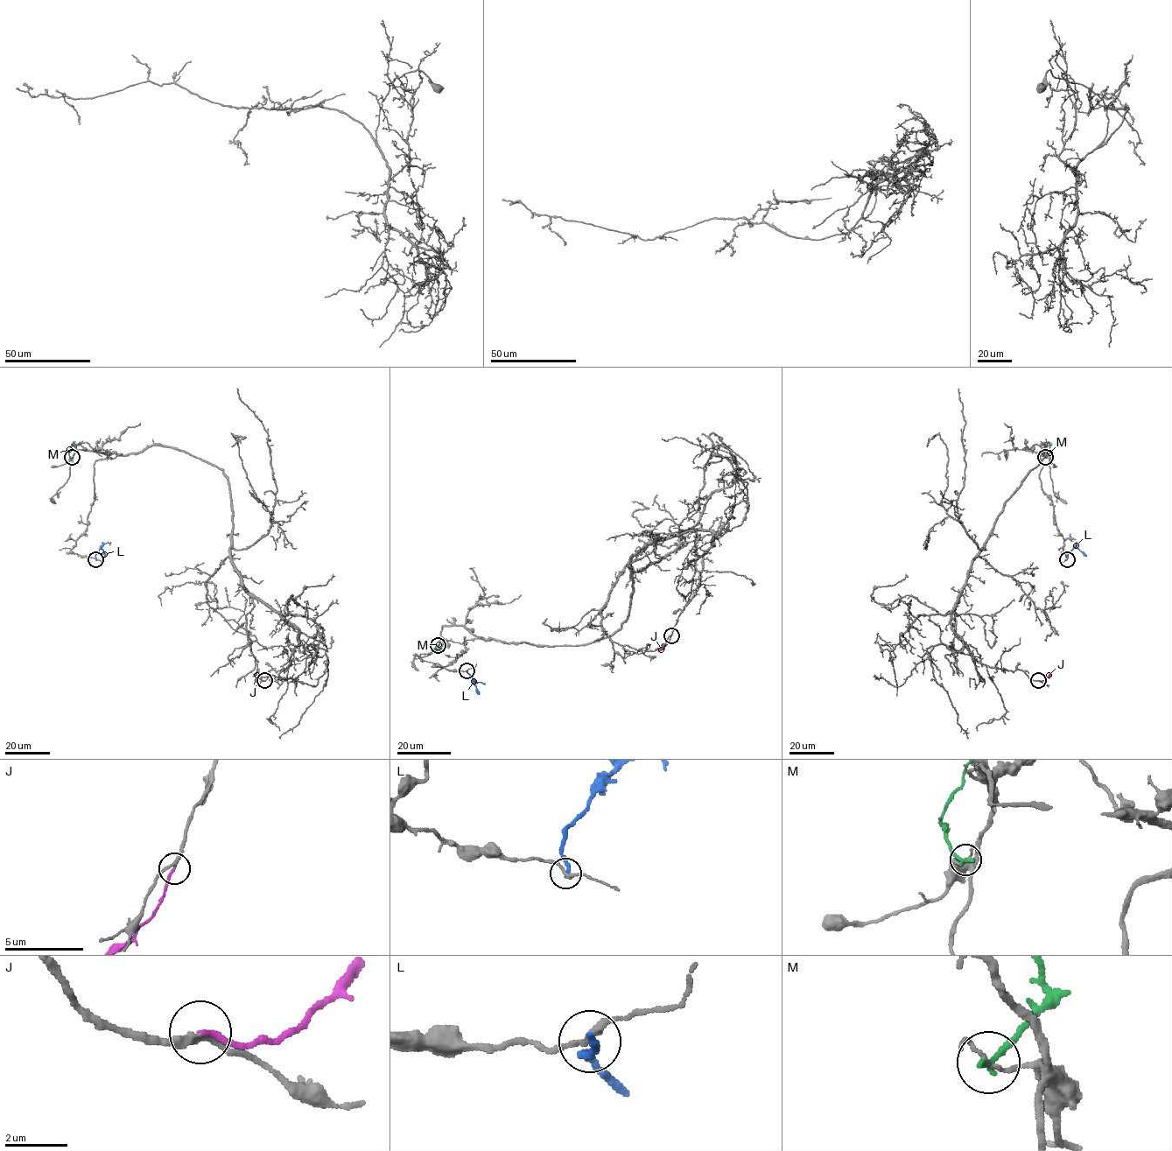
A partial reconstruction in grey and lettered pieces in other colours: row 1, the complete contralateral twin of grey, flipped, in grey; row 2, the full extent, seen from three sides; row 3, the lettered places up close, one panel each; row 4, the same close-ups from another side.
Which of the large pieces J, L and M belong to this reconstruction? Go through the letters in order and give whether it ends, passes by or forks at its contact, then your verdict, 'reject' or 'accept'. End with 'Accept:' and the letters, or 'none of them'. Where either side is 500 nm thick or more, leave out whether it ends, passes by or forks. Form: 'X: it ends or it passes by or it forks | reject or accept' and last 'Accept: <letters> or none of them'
J: it ends | accept
L: it ends | reject
M: it ends | reject
Accept: J

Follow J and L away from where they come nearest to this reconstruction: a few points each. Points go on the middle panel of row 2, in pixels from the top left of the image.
J: (671, 635), (658, 651)
L: (466, 670), (478, 694)

